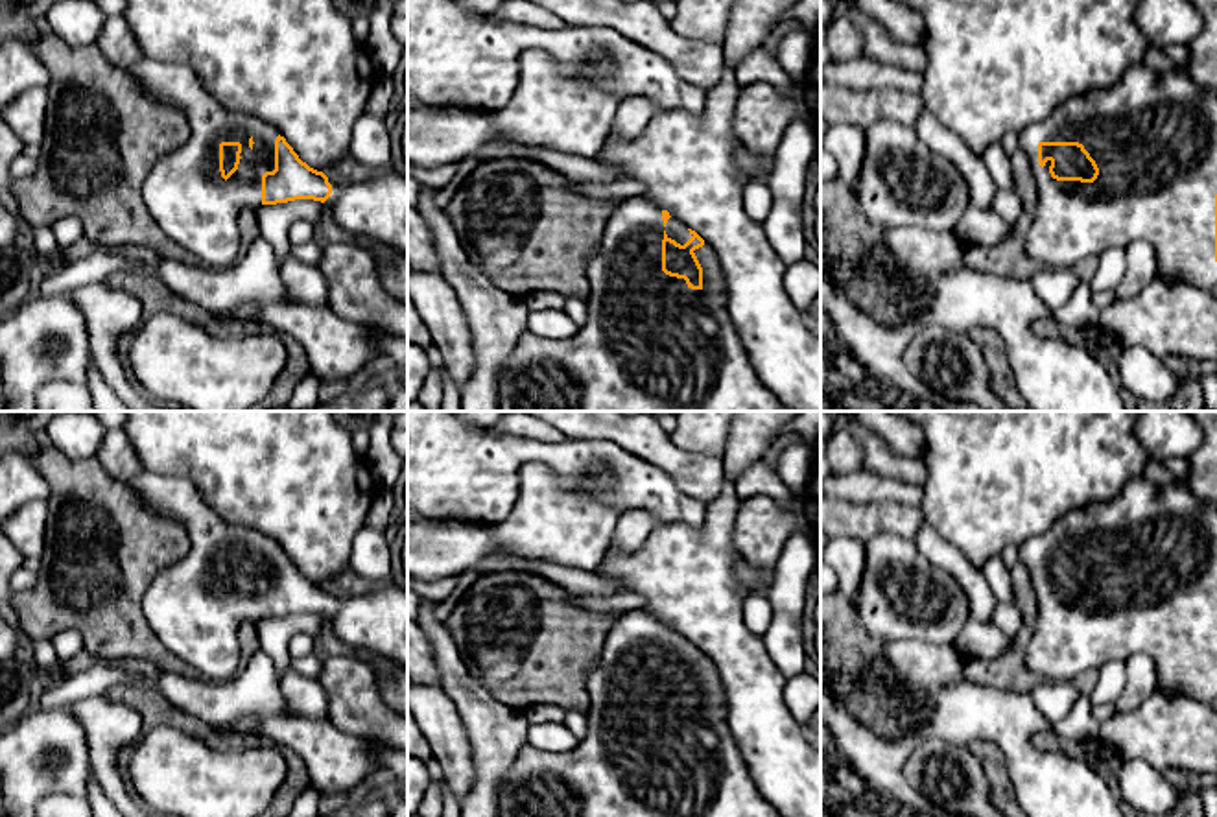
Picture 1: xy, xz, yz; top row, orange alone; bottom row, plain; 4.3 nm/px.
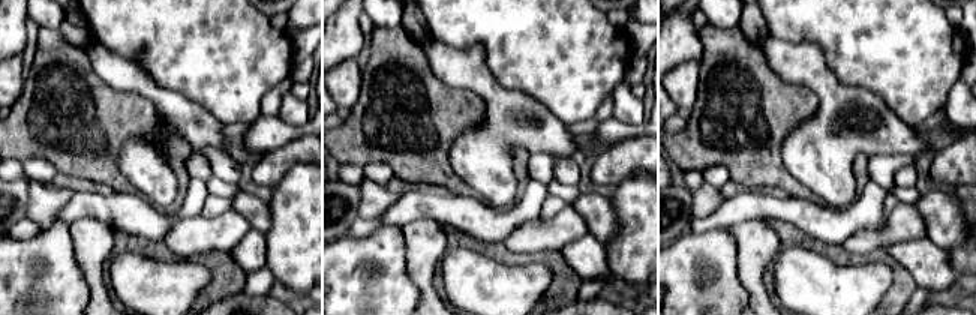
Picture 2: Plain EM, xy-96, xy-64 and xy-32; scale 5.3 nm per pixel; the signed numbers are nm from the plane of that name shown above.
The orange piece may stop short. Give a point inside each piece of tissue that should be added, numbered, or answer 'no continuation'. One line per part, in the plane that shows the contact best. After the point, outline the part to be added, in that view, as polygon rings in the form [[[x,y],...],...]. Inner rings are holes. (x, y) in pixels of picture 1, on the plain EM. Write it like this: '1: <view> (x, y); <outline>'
1: xz (648, 751); [[[642,609],[620,614],[605,636],[596,666],[586,675],[590,695],[586,736],[575,749],[564,754],[551,754],[524,745],[500,786],[498,817],[780,817],[780,813],[758,793],[750,771],[728,728],[725,692],[714,662],[704,657],[693,664],[703,681],[703,701],[691,703],[684,692],[669,690],[662,684],[662,653],[666,649],[684,658],[693,647],[677,631],[664,634],[662,622]]]

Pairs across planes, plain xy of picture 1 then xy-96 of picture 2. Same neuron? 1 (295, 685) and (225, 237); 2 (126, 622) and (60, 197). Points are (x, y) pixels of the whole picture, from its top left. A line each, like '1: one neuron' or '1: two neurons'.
1: one neuron
2: two neurons

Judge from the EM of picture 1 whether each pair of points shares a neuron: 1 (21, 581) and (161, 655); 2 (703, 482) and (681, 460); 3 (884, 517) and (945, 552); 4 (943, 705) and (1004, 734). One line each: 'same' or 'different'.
1: different
2: same
3: different
4: same

